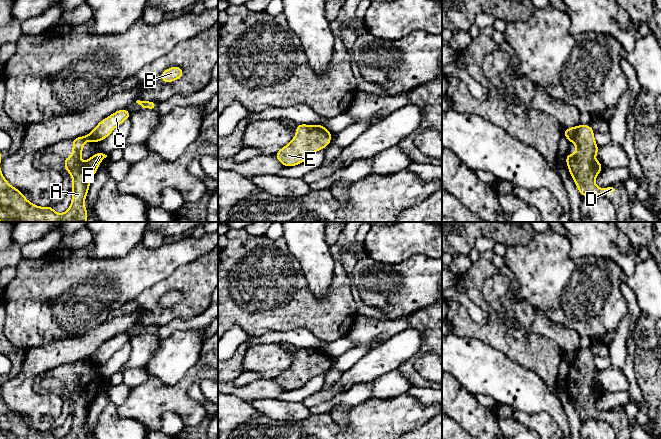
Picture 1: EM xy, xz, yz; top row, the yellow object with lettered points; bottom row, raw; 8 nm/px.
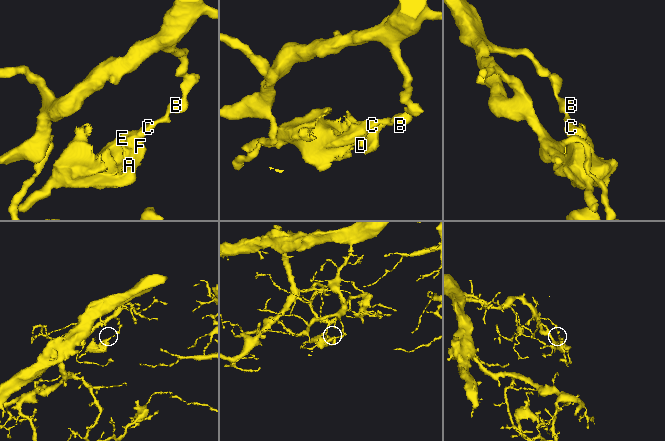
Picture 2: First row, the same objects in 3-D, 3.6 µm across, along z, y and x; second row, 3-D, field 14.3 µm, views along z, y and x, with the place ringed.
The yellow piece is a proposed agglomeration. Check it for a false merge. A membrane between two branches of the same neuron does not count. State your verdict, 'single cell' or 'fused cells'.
fused cells

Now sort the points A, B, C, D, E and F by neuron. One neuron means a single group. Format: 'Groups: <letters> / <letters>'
Groups: A D E F / B C

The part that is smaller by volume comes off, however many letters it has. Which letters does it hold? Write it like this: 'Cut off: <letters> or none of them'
Cut off: A, D, E, F

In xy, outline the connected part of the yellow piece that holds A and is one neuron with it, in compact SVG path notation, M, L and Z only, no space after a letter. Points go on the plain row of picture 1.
M90 358L74 362L72 380L64 382L64 392L73 404L72 426L66 436L58 438L53 435L52 429L43 432L29 426L19 413L7 406L0 393L0 439L88 439L84 424L88 419L89 408L107 379L97 375L94 380L81 387L79 383L87 364L98 366Z

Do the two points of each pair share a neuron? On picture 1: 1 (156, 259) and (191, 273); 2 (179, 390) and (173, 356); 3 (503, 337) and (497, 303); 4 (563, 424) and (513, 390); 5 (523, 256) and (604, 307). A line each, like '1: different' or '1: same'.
1: different
2: different
3: different
4: same
5: same

